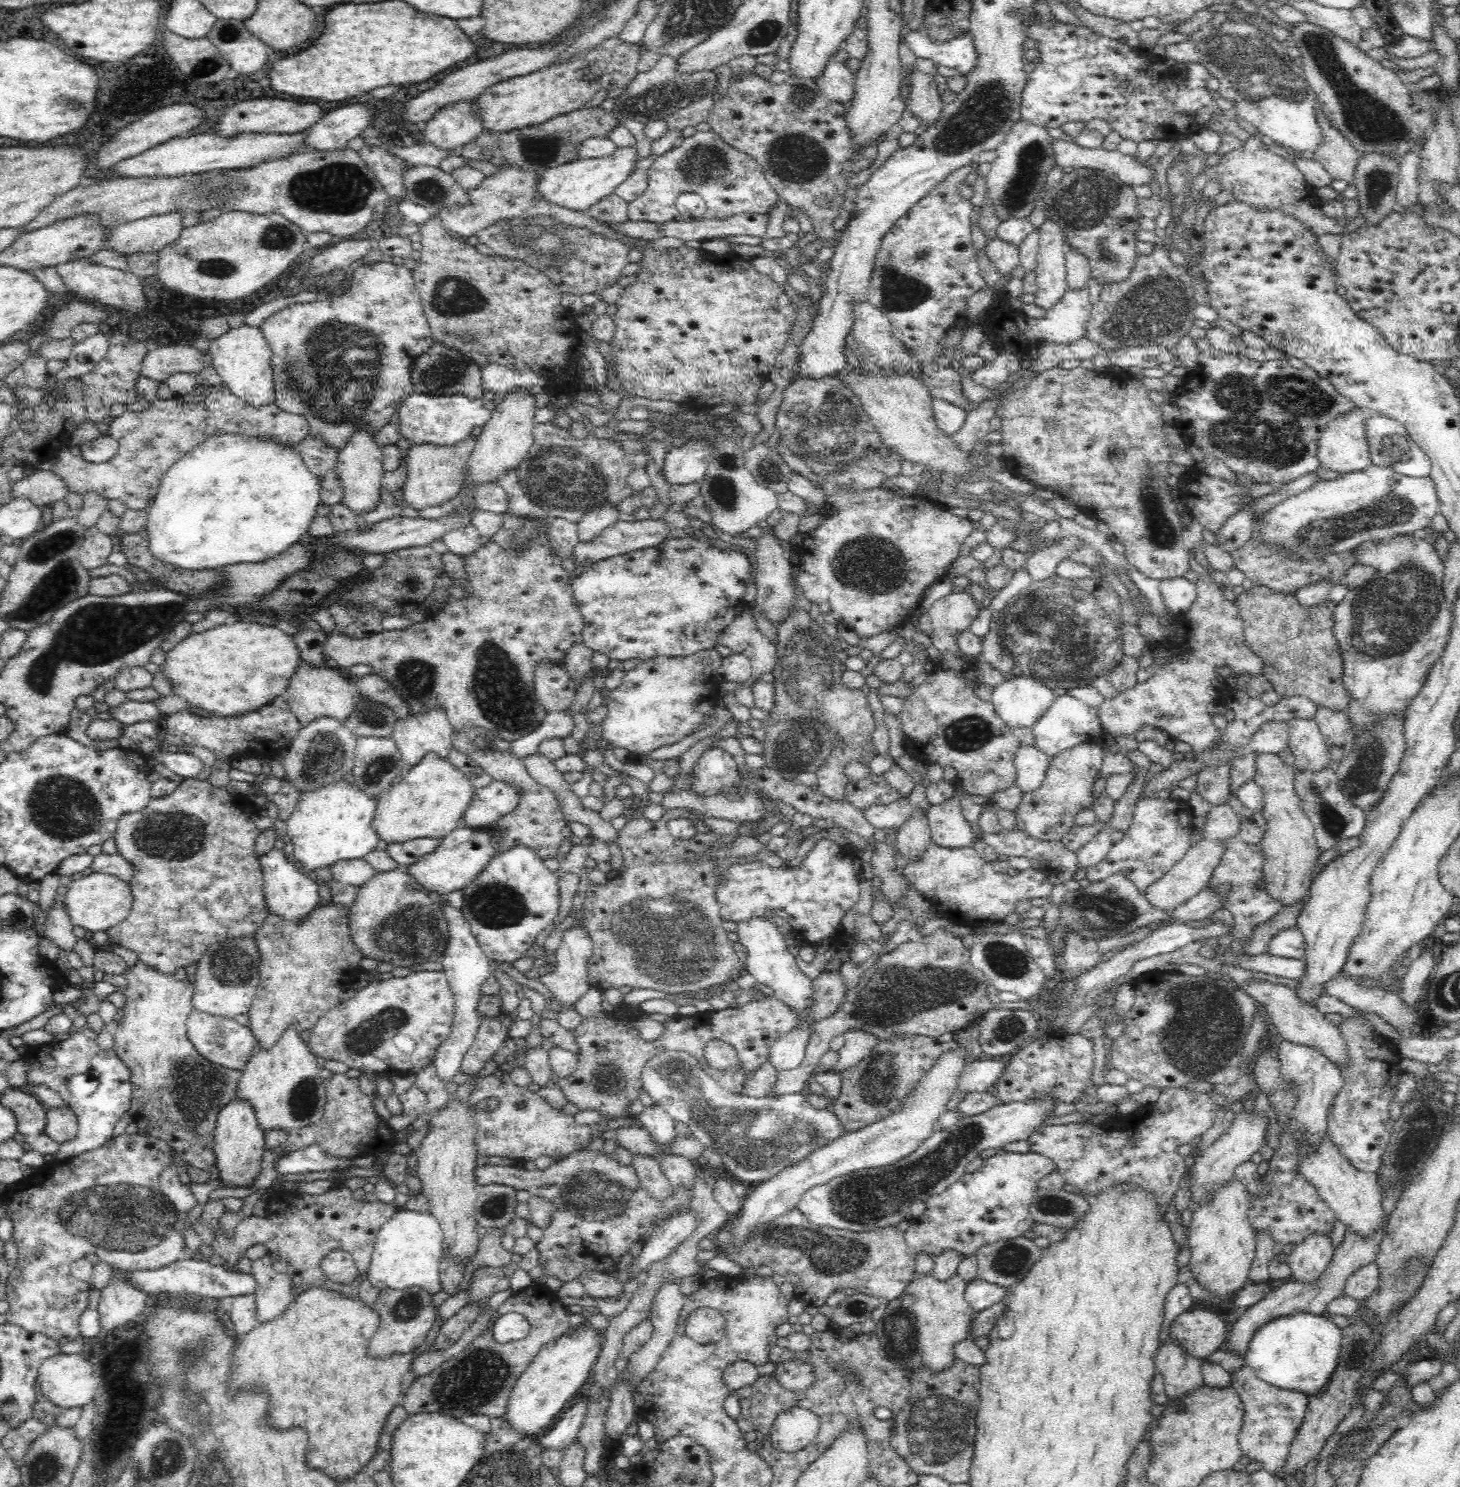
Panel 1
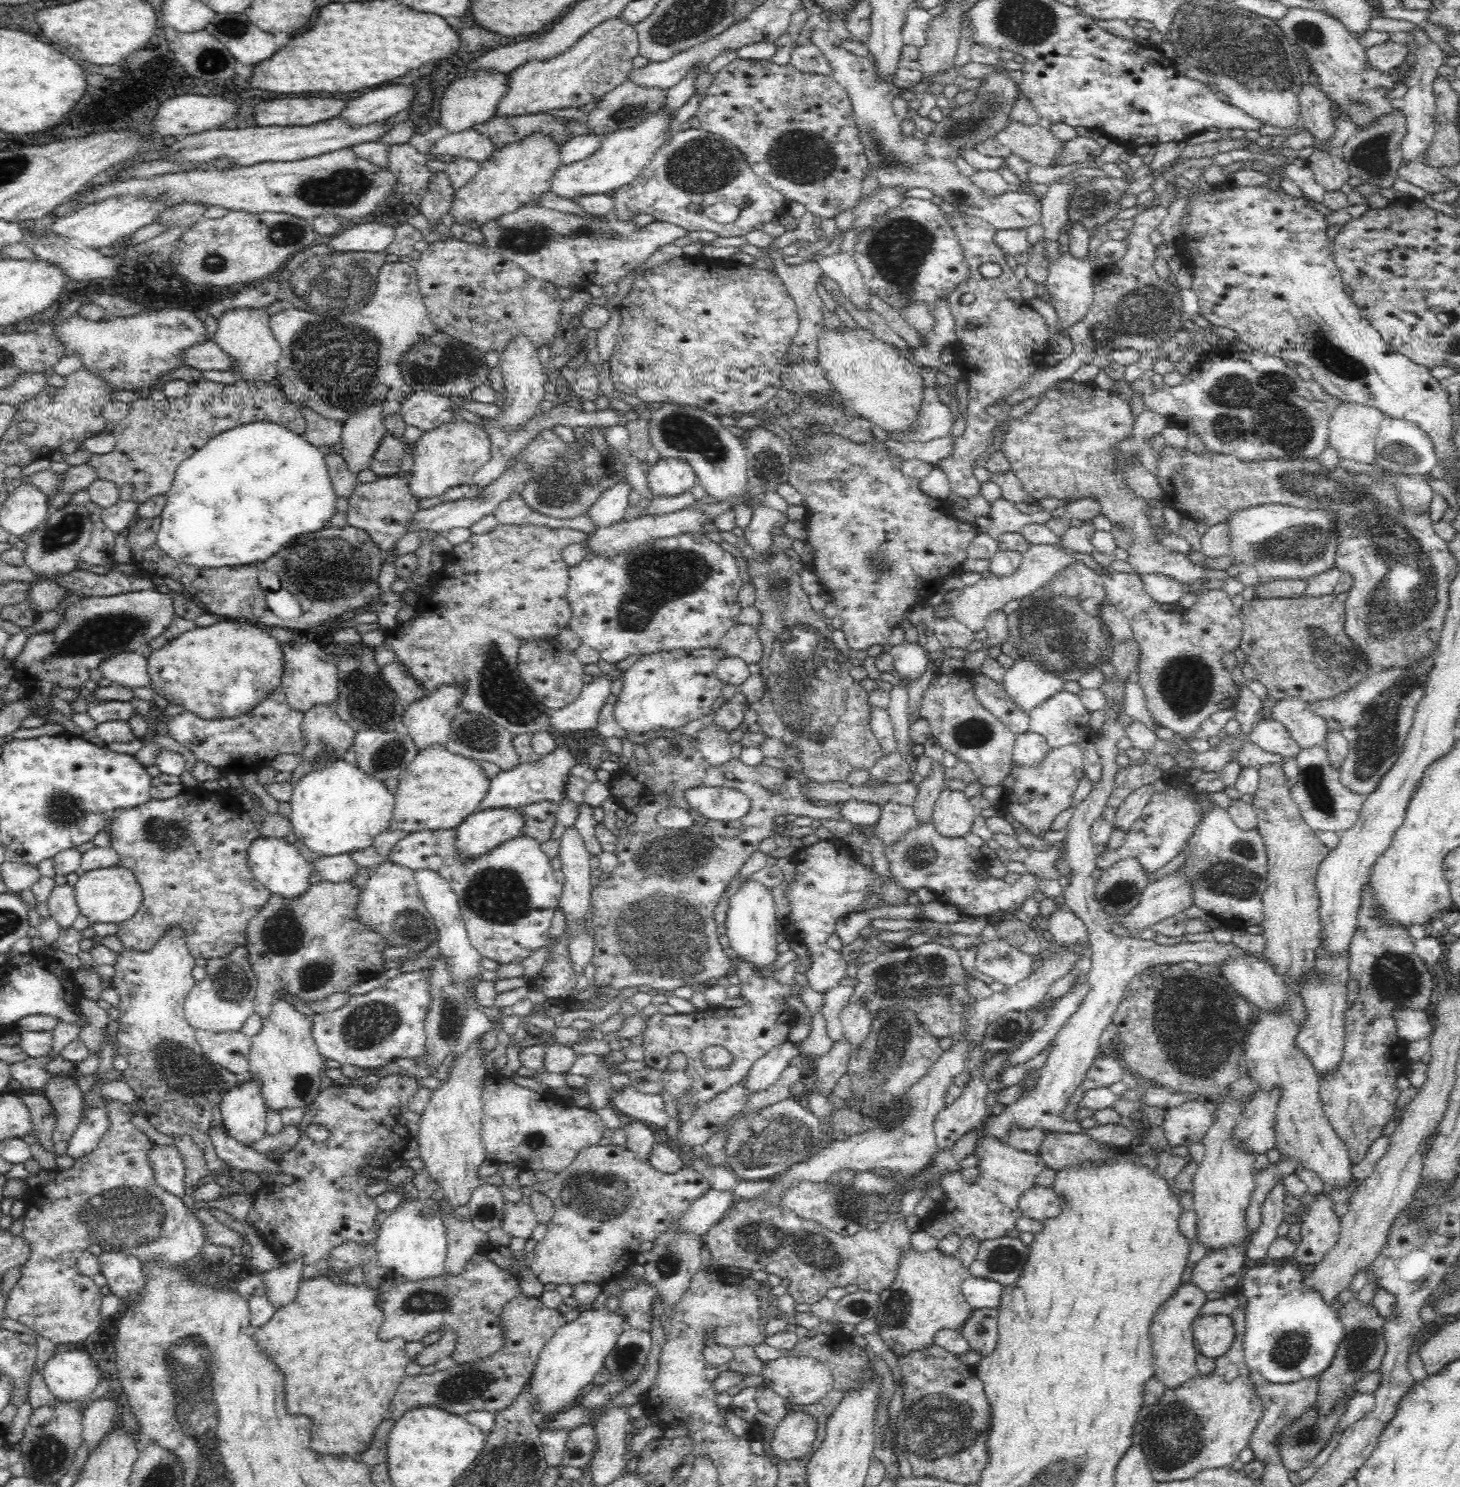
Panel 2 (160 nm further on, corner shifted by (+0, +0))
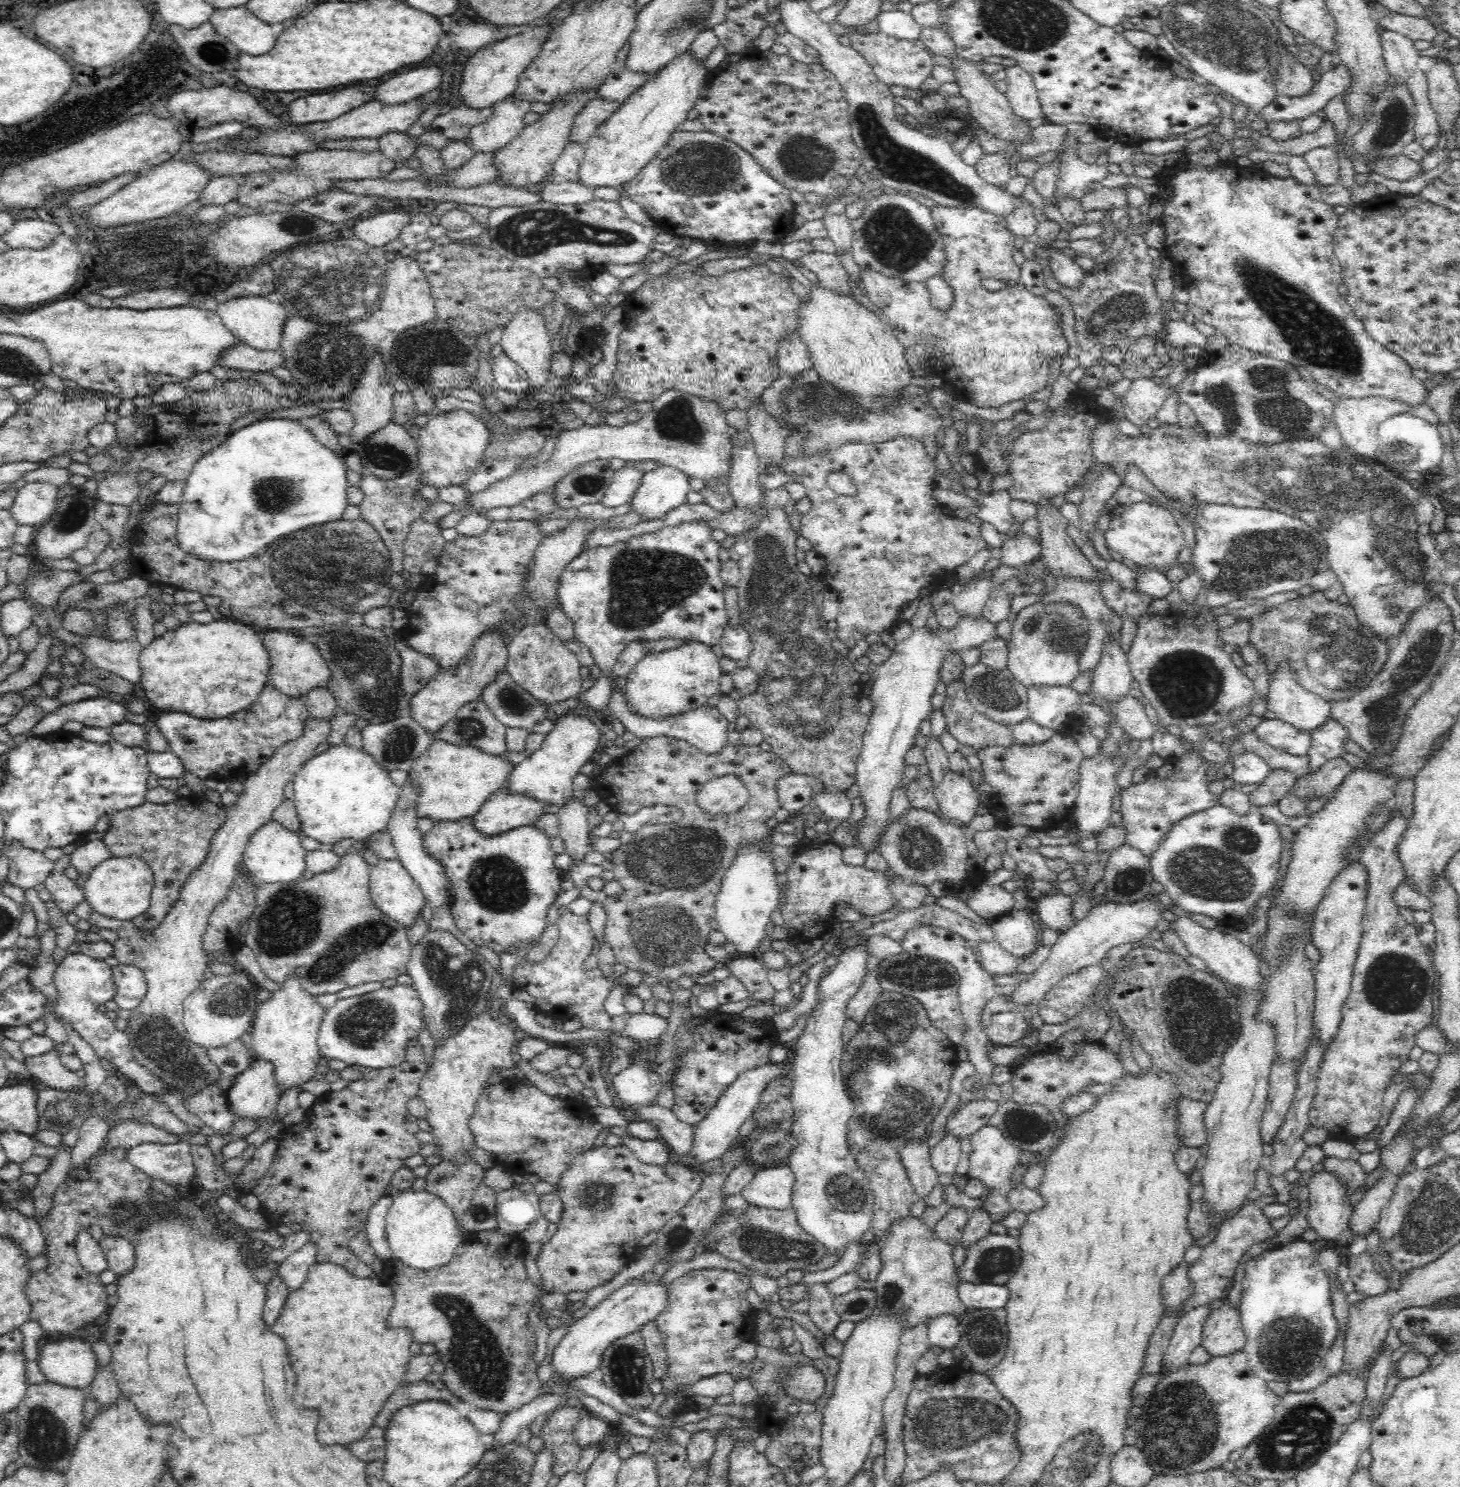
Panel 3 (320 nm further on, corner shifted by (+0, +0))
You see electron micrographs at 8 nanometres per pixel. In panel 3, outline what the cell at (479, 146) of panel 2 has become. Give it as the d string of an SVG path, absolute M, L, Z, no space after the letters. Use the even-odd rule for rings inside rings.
M513 94L492 104L492 114L486 122L476 125L468 134L473 152L490 152L504 148L527 125L524 116L530 111L531 100L514 98Z

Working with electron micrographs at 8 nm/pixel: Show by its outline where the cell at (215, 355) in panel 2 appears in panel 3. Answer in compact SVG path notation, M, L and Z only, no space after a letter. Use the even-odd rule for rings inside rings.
M236 345L225 350L217 360L220 366L254 372L268 372L285 367L281 347L276 350L256 350L248 345Z

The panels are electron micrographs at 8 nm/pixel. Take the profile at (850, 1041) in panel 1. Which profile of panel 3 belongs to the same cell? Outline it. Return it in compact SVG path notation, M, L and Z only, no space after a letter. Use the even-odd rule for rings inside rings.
M870 956L868 959L864 982L847 1002L846 1014L849 1020L855 1020L858 1023L862 1022L864 1014L873 1006L874 1001L883 991L877 976L880 963L881 961L874 956Z

